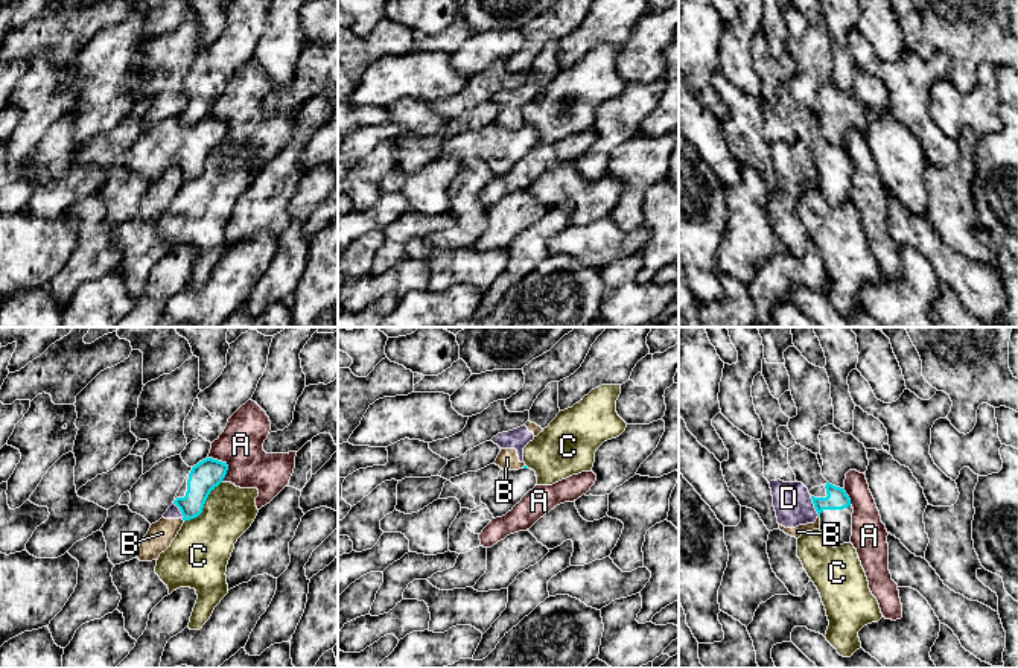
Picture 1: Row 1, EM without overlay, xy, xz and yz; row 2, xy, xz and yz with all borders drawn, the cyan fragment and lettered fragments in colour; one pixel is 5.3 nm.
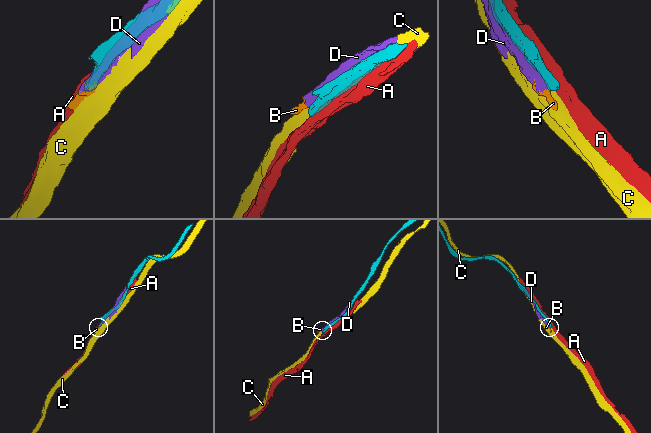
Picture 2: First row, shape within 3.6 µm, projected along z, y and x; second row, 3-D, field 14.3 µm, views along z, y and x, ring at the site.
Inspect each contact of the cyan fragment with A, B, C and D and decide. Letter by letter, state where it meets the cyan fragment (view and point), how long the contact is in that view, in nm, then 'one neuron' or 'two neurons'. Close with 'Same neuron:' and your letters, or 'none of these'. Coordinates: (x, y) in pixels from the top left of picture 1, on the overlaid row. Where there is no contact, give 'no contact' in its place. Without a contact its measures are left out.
A: xy (225, 464) | 160 nm | two neurons
B: xy (183, 519) | 40 nm | two neurons
C: xy (203, 505) | 300 nm | two neurons
D: yz (814, 505) | 120 nm | two neurons
Same neuron: none of these

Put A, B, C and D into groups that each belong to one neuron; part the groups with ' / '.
A / B D / C

